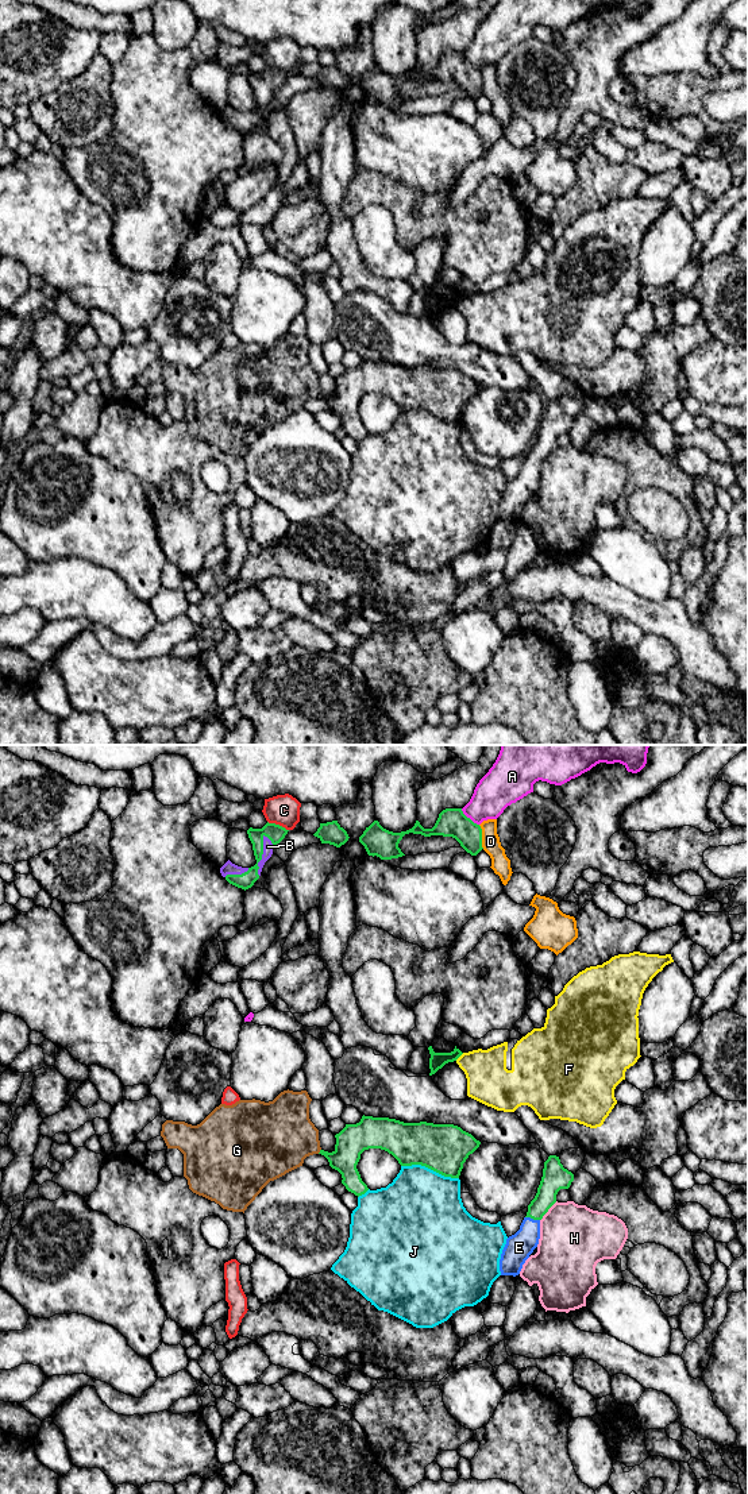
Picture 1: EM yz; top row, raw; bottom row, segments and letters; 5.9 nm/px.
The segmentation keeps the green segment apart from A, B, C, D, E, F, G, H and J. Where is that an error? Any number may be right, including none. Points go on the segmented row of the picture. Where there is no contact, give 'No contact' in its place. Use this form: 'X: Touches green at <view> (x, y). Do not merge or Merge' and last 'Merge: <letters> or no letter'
A: Touches green at yz (469, 818). Do not merge
B: Touches green at yz (262, 853). Merge
C: Touches green at yz (278, 825). Do not merge
D: Touches green at yz (481, 837). Do not merge
E: Touches green at yz (532, 1218). Merge
F: Touches green at yz (459, 1056). Do not merge
G: Touches green at yz (320, 1151). Do not merge
H: Touches green at yz (547, 1211). Do not merge
J: Touches green at yz (430, 1168). Do not merge
Merge: B, E

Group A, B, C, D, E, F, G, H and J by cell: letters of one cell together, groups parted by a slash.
A / B E / C / D / F / G / H / J

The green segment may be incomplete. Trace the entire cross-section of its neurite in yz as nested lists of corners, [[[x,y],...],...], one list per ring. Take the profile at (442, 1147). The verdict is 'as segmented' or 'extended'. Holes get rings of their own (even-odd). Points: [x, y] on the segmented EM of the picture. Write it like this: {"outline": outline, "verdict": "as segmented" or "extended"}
{"outline": [[[365,1115],[356,1124],[346,1124],[335,1138],[335,1150],[332,1153],[320,1150],[319,1154],[324,1155],[329,1166],[342,1174],[342,1184],[346,1189],[358,1197],[369,1190],[356,1169],[365,1150],[381,1149],[392,1154],[401,1166],[421,1165],[444,1177],[459,1178],[463,1163],[481,1144],[471,1134],[454,1124],[404,1123]]], "verdict": "as segmented"}

